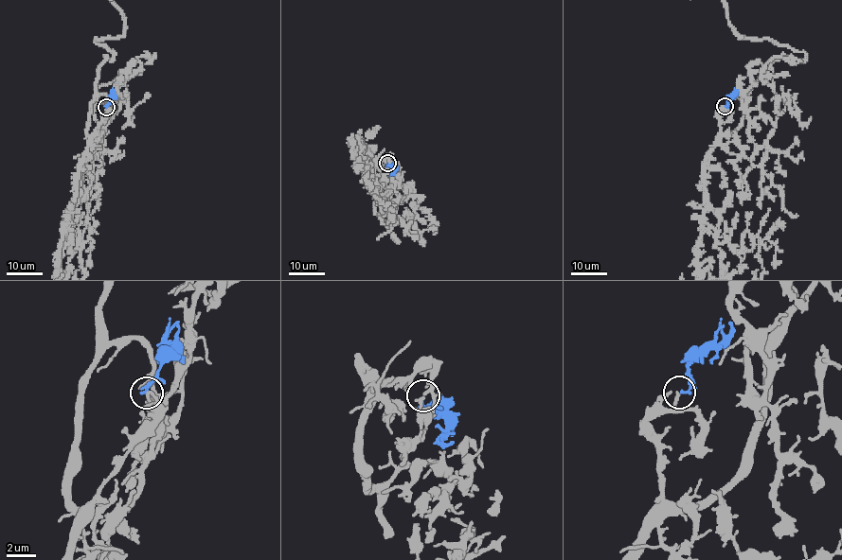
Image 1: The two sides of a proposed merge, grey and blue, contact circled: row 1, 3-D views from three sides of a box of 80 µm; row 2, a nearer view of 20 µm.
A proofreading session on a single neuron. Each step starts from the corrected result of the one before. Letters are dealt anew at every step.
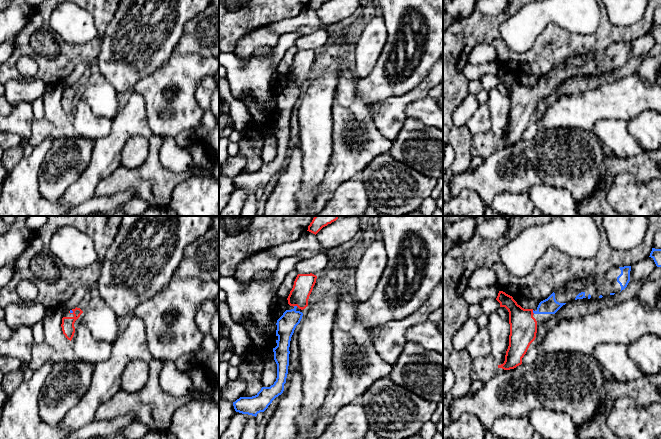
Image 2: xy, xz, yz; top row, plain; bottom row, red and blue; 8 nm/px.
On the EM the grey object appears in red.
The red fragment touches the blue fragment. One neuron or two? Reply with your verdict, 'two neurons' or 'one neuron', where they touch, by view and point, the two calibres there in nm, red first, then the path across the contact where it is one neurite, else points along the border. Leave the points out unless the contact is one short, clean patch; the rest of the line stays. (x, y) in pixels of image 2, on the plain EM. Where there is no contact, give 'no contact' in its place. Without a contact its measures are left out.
one neuron; meets red in xz at (295, 81); 160 nm thick on the red side, 160 nm on the other; runs through xz (303, 61), (295, 81), (292, 93), (286, 100)

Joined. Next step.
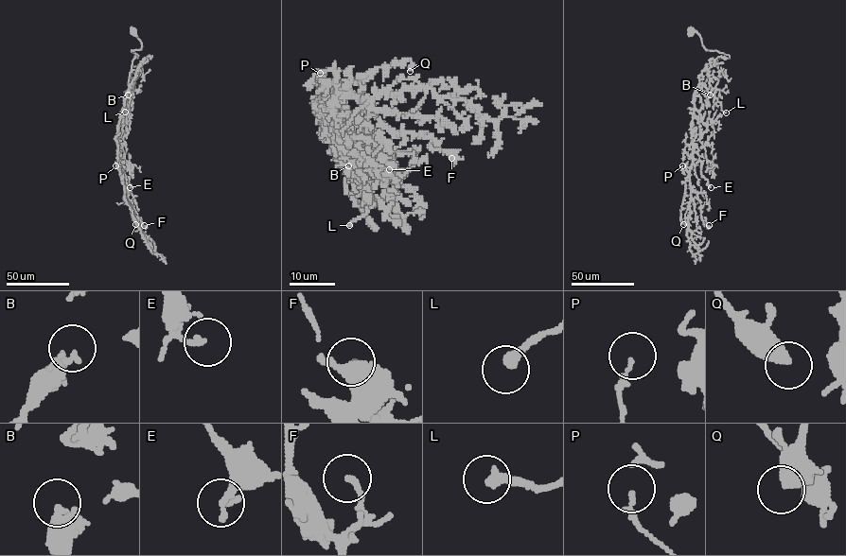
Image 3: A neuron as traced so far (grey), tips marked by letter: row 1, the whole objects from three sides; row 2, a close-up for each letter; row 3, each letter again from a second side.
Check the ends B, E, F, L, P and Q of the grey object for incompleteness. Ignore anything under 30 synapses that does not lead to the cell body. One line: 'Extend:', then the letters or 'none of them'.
Extend: none of them

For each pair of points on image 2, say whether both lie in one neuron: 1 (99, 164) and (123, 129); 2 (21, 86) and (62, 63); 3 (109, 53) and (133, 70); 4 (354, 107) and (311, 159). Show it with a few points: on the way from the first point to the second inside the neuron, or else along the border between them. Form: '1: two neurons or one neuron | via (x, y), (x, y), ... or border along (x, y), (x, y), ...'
1: one neuron | via (107, 155), (107, 151), (117, 138)
2: two neurons | border along (42, 79), (47, 84)
3: one neuron | via (115, 54), (127, 64)
4: two neurons | border along (331, 111), (331, 156), (329, 158)

